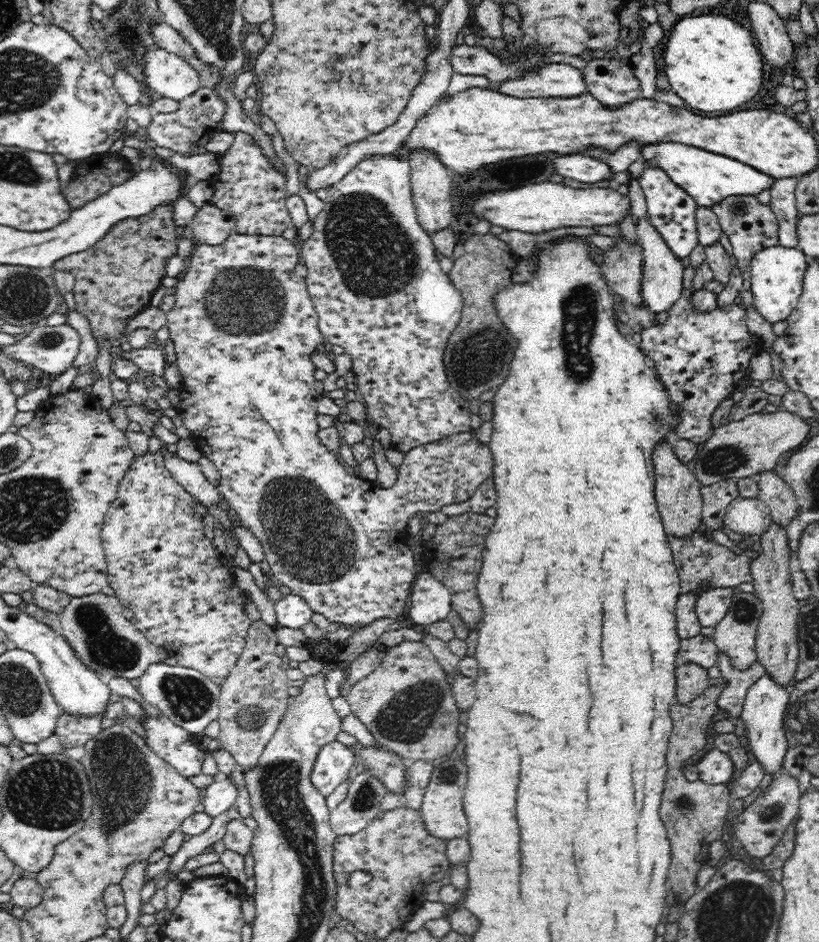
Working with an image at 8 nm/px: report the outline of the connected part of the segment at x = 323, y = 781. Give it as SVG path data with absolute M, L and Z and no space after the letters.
M336 739L325 744L318 752L310 779L314 787L327 798L336 786L348 778L356 761L355 749L346 747Z

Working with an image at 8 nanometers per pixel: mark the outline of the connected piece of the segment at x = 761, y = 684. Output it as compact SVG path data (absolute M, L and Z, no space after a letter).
M766 672L748 688L740 718L744 721L749 751L754 760L758 761L765 774L782 774L782 764L788 752L788 739L785 735L784 721L789 701L789 688L774 682Z

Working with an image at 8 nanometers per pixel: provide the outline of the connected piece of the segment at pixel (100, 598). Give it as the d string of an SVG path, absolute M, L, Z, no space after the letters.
M98 593L71 598L59 614L60 633L68 639L82 663L106 680L112 677L122 677L129 681L139 678L152 664L170 657L164 648L152 644L131 620L126 619L122 609L122 603L116 596Z

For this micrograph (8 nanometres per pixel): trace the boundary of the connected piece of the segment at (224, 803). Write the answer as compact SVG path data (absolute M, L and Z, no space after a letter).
M219 776L214 784L204 789L200 809L216 818L226 810L230 810L238 798L238 790L230 777Z

